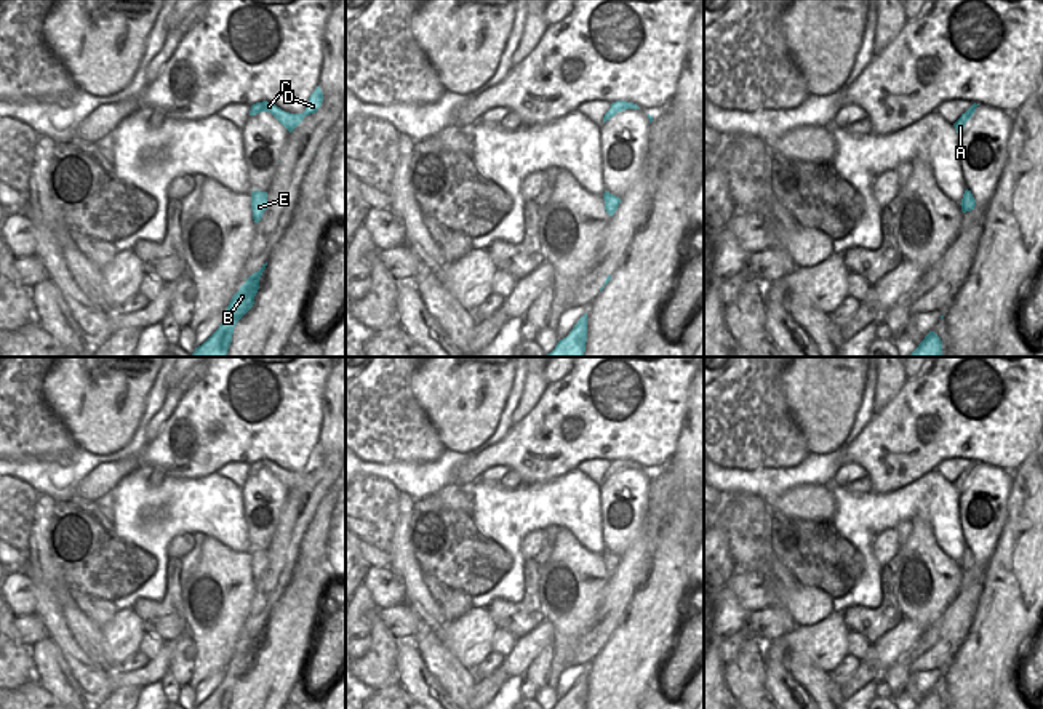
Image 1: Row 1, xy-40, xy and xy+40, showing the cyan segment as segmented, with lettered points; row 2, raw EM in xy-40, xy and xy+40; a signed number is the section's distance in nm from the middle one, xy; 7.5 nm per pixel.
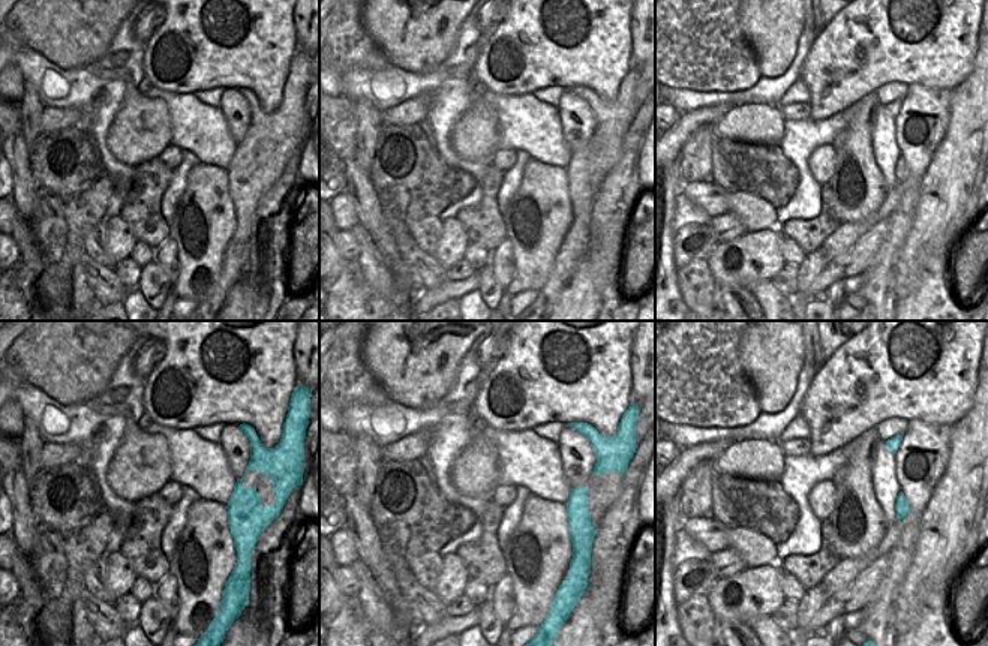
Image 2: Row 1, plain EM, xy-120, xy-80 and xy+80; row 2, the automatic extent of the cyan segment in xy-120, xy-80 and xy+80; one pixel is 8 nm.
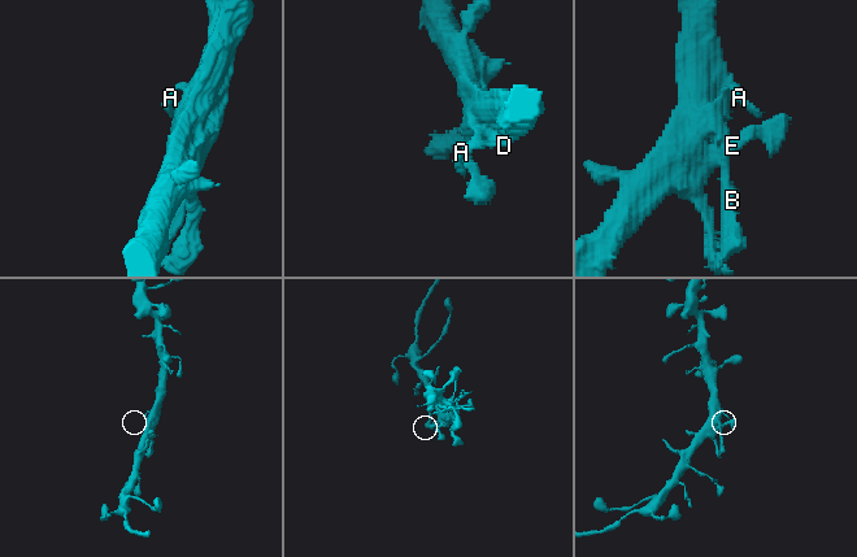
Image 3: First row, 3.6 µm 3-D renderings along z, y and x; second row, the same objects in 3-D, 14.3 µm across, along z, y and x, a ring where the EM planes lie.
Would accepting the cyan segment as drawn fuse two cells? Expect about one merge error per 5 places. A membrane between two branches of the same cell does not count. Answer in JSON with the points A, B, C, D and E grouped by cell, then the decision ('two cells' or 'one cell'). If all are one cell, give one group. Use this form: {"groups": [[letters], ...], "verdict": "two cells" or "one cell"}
{"groups": [["A", "B", "C", "D", "E"]], "verdict": "one cell"}

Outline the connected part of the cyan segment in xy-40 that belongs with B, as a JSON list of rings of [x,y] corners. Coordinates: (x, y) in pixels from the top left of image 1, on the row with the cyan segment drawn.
[[[267,262],[245,280],[240,290],[232,296],[219,328],[202,346],[195,347],[195,352],[190,357],[227,357],[234,328],[237,322],[253,307],[254,296],[259,290],[259,278],[266,266]]]

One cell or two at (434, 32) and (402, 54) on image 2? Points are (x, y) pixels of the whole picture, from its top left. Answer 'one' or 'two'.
one

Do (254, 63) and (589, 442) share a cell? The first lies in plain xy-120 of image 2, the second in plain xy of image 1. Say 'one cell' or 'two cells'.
one cell

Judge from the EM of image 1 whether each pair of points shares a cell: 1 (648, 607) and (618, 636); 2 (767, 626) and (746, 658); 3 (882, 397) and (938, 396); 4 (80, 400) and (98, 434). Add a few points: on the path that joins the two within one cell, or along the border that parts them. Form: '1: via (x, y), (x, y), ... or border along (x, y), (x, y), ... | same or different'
1: border along (621, 623), (629, 632), (607, 660) | different
2: border along (763, 642), (747, 642), (743, 645) | different
3: border along (907, 380), (899, 392), (874, 415) | different
4: via (88, 408), (98, 418), (98, 426) | same

